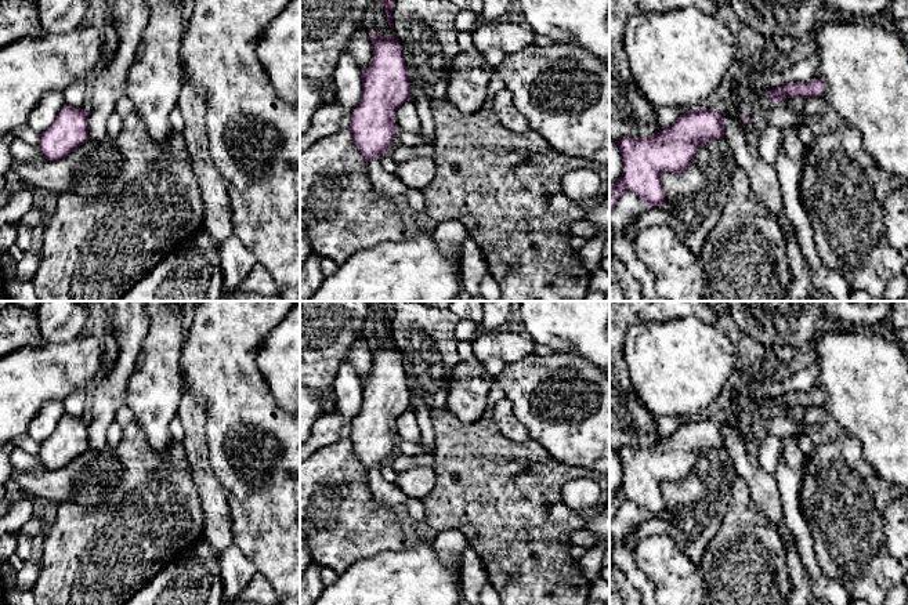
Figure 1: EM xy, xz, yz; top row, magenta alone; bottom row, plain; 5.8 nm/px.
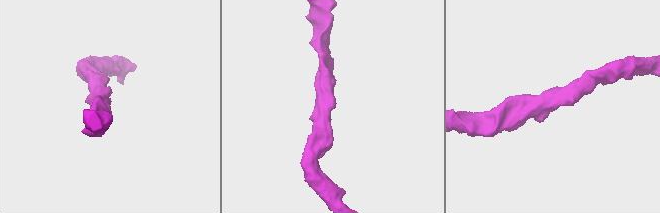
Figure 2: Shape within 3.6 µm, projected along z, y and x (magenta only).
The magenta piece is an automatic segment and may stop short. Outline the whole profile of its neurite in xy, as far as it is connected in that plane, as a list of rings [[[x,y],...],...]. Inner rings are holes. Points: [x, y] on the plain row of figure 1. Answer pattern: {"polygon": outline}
{"polygon": [[[64,414],[54,432],[40,443],[39,457],[47,470],[59,470],[88,450],[88,423]]]}

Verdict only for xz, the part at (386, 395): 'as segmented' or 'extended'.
as segmented

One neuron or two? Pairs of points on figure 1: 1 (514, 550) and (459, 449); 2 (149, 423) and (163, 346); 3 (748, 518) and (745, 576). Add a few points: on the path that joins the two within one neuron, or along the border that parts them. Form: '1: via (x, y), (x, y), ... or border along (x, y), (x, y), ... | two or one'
1: via (514, 525), (514, 515), (509, 504), (481, 474) | one
2: via (154, 404), (158, 365) | one
3: via (745, 532), (745, 562) | one

